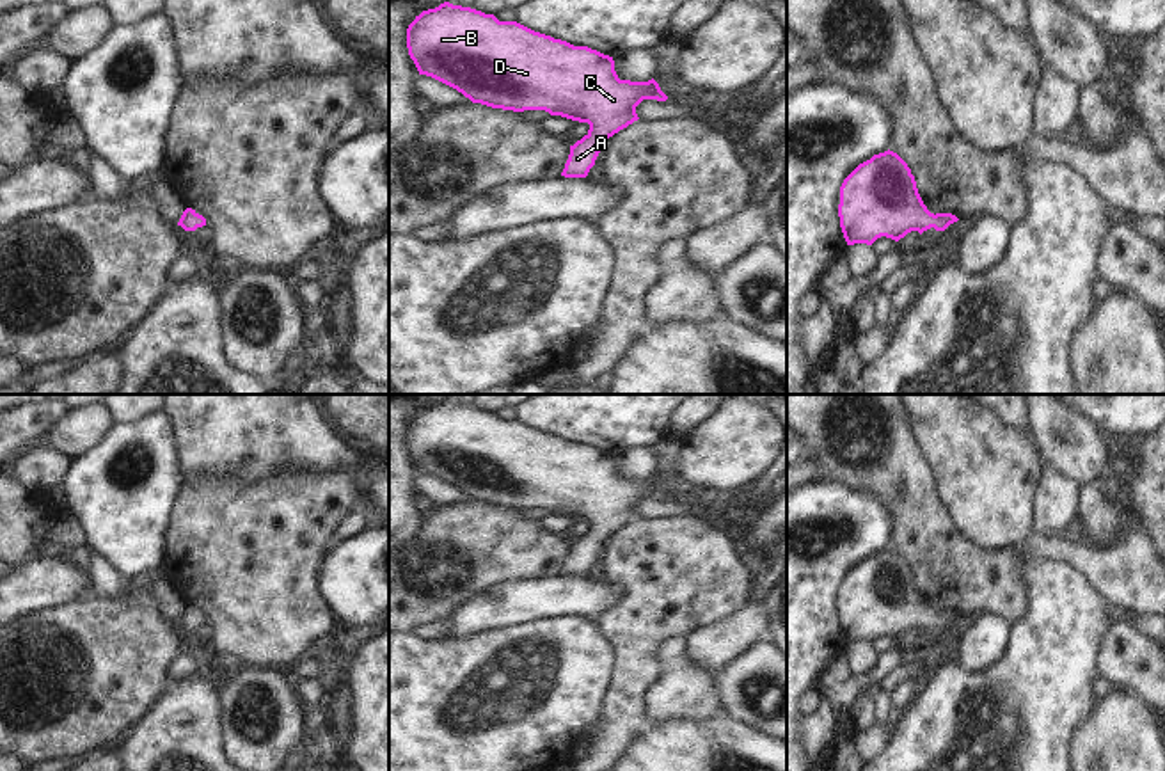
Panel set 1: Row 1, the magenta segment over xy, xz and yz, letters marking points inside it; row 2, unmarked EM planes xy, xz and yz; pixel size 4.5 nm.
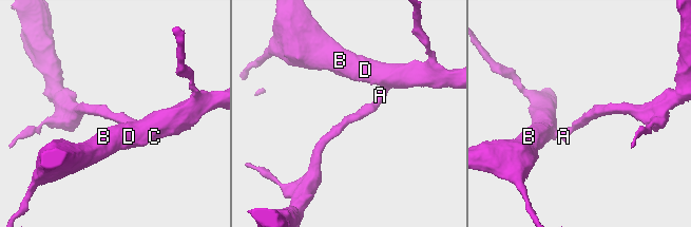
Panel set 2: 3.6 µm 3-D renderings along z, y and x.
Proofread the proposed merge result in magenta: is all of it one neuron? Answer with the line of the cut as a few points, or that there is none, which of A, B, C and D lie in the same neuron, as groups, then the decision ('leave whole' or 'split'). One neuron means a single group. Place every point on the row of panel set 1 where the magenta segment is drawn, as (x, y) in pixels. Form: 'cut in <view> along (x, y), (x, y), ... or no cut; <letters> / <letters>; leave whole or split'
no cut; A B C D; leave whole

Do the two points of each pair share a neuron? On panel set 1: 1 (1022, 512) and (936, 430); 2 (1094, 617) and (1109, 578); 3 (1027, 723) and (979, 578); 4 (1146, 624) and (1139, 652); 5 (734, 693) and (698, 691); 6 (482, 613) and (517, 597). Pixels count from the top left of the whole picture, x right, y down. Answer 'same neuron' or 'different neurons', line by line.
1: same neuron
2: different neurons
3: different neurons
4: different neurons
5: different neurons
6: same neuron

